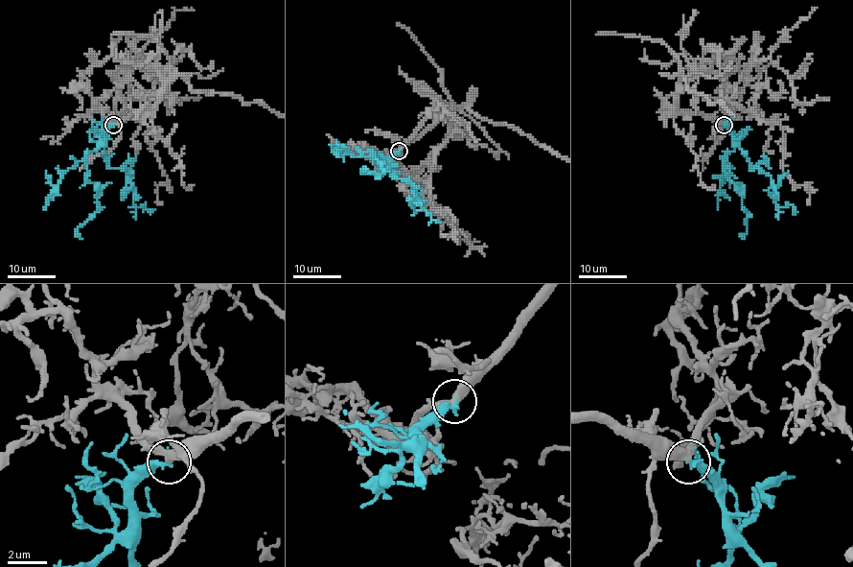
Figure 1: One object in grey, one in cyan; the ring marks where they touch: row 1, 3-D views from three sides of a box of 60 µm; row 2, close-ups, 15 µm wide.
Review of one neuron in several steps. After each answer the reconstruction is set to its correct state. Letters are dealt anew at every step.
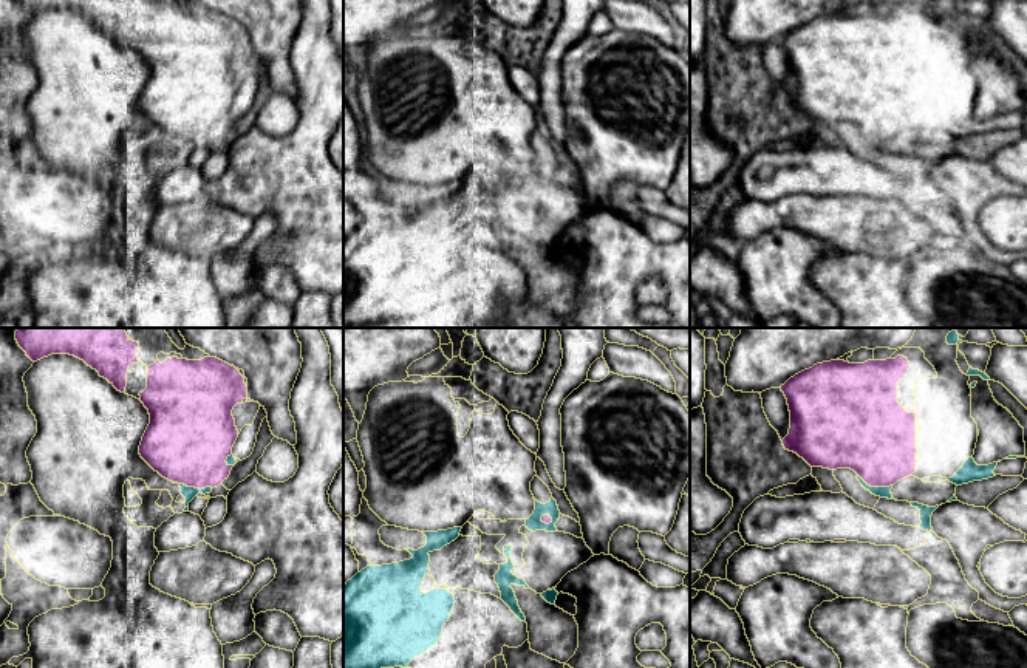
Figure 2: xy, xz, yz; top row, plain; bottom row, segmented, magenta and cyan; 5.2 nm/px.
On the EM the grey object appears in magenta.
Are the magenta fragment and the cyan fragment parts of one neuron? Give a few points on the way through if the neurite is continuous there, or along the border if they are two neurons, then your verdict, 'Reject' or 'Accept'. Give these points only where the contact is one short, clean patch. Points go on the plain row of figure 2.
Path across: yz (876, 92), (874, 139), (883, 146). Accept

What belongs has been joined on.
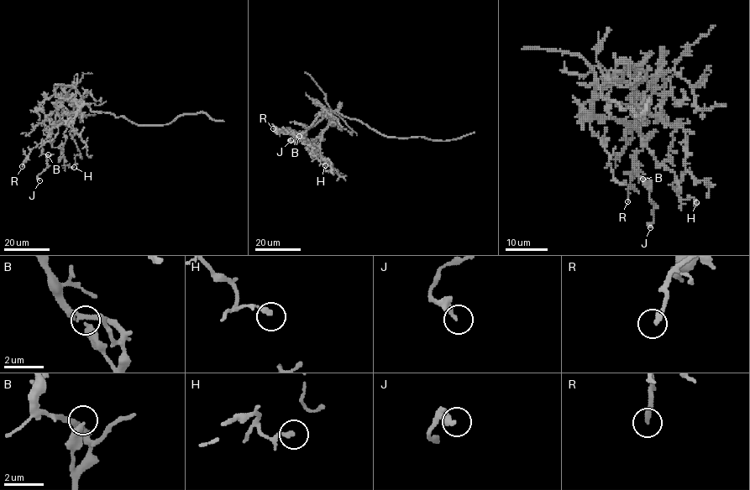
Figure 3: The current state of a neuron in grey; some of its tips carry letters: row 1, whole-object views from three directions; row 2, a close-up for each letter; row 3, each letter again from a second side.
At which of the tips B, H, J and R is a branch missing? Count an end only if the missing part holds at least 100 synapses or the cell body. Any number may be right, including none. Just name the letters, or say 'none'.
none

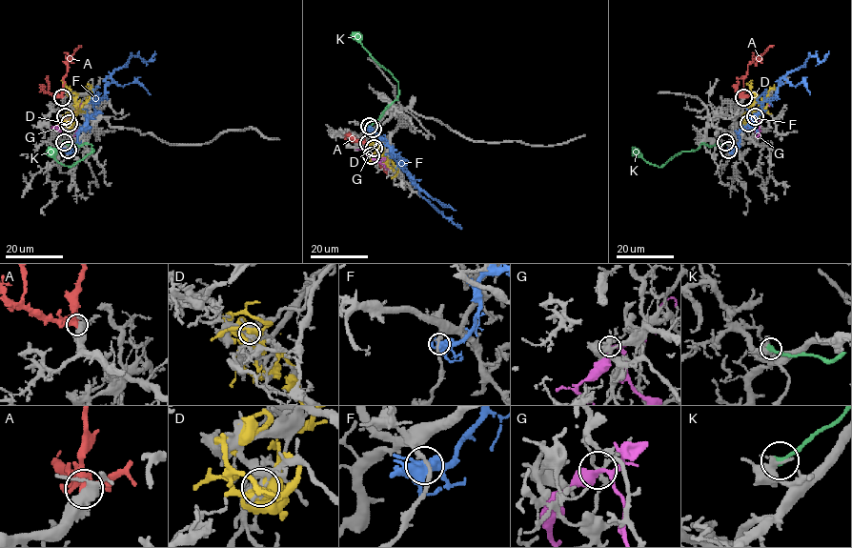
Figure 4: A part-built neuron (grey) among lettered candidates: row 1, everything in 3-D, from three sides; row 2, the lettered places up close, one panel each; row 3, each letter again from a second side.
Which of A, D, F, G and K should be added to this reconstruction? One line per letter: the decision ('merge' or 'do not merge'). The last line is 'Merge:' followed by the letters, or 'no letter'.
A: merge
D: do not merge
F: do not merge
G: do not merge
K: do not merge
Merge: A

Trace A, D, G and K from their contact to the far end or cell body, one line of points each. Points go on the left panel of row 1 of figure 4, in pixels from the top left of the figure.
A: (63, 97), (62, 86), (68, 66), (66, 63), (81, 45)
D: (69, 123), (74, 120), (69, 124), (63, 116), (69, 112), (66, 115), (72, 116), (91, 93), (85, 86)
G: (66, 115), (72, 113), (80, 104), (83, 106)
K: (63, 143), (90, 144), (92, 151), (69, 167), (57, 161), (50, 147)

